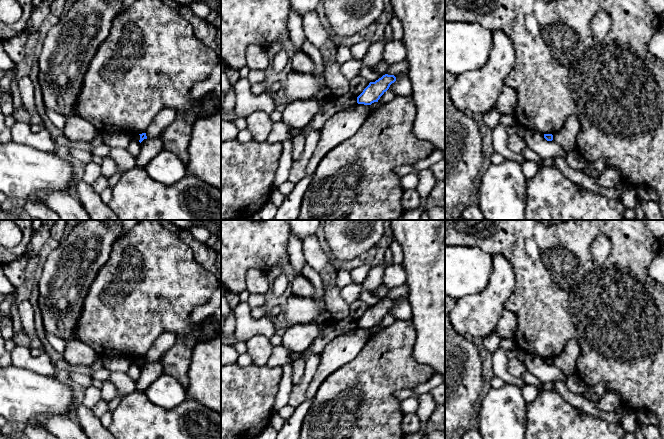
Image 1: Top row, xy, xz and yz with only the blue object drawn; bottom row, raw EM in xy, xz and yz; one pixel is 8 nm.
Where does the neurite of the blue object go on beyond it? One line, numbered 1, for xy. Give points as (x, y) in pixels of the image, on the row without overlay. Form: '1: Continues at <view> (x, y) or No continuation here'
1: No continuation here

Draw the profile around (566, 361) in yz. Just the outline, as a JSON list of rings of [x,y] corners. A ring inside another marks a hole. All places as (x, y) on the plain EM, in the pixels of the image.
[[[575,340],[567,342],[564,350],[553,357],[553,365],[559,368],[565,375],[577,374],[577,361],[580,356],[580,347]]]

